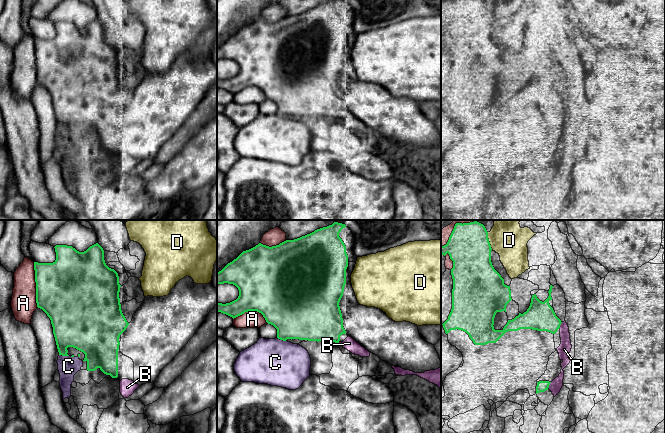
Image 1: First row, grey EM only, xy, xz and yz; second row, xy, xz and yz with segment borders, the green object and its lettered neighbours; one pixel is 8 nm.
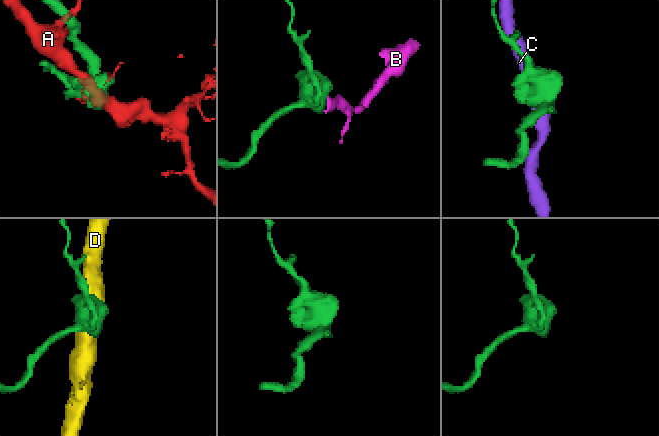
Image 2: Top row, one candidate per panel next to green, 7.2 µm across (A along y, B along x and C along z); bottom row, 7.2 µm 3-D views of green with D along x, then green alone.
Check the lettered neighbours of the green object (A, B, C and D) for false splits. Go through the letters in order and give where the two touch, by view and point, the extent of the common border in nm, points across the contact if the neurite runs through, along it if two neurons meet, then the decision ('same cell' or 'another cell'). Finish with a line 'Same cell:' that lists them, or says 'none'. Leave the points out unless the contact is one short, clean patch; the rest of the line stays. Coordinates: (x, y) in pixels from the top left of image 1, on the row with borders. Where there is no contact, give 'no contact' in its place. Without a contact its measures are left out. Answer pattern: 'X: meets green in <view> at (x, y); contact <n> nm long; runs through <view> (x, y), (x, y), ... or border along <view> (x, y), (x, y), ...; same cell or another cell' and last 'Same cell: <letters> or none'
A: meets green in xy at (36, 284); contact 360 nm long; another cell
B: meets green in yz at (560, 324); contact 70 nm long; same cell
C: meets green in xy at (64, 355); contact 80 nm long; another cell
D: meets green in yz at (488, 241); contact 150 nm long; another cell
Same cell: B

